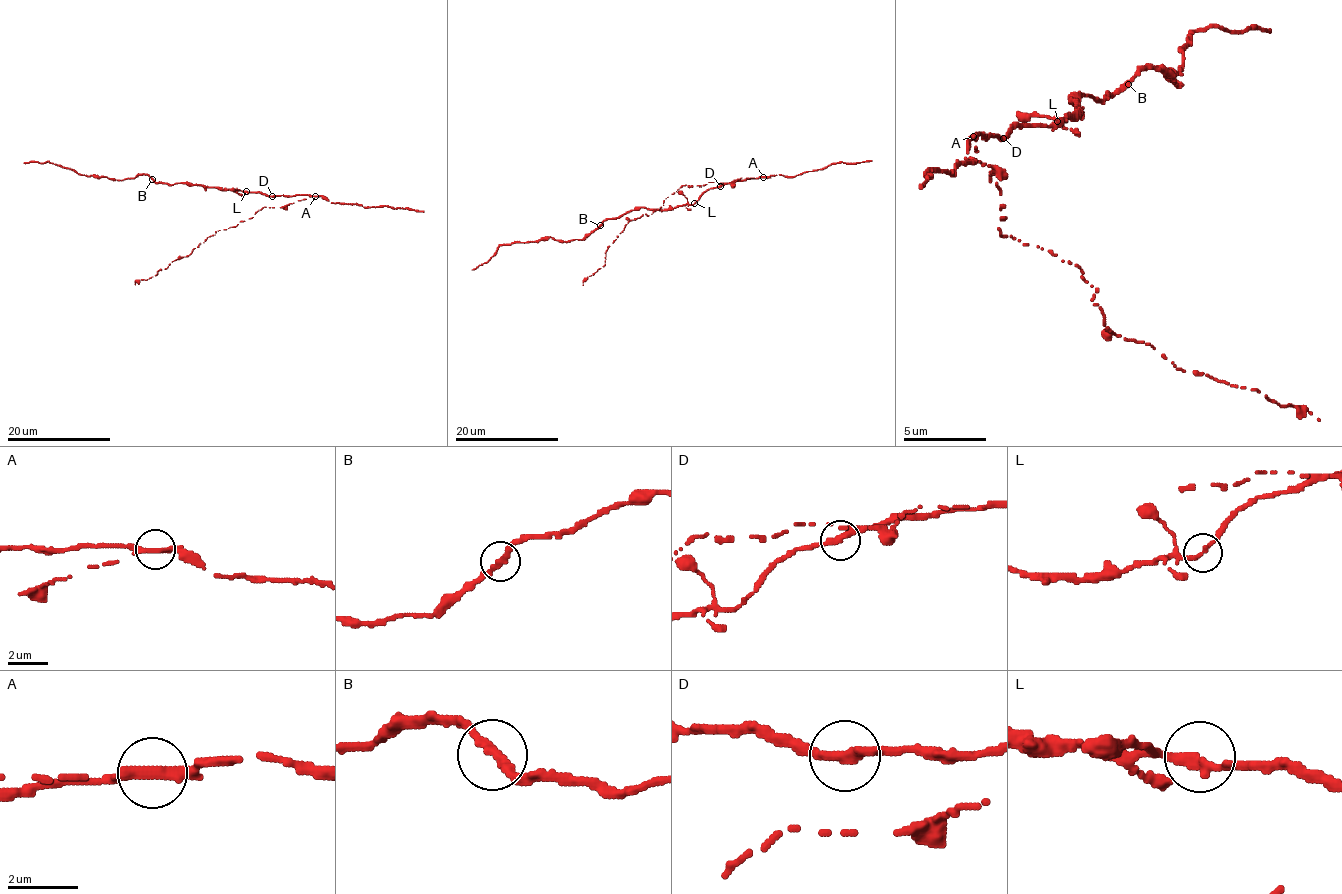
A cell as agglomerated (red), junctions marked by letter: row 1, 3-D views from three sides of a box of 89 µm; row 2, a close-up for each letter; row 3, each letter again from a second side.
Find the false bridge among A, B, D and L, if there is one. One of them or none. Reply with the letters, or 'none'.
A

